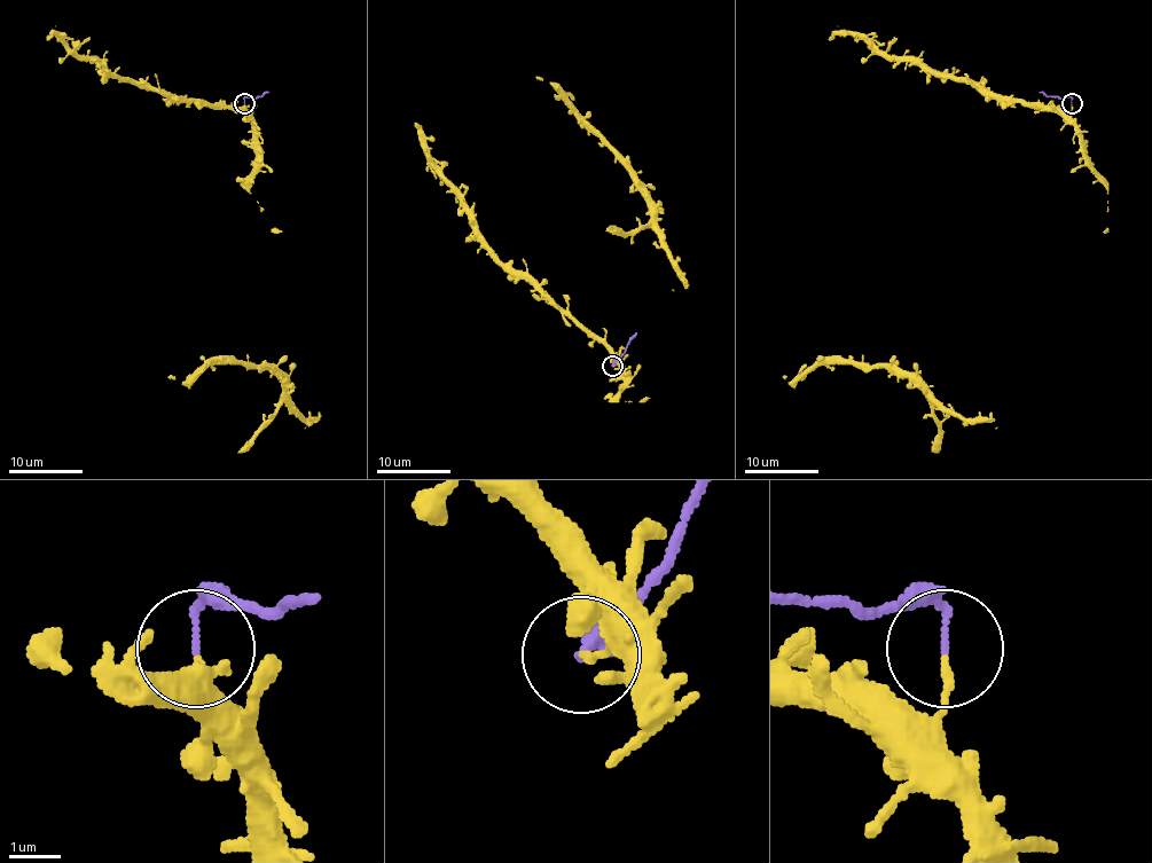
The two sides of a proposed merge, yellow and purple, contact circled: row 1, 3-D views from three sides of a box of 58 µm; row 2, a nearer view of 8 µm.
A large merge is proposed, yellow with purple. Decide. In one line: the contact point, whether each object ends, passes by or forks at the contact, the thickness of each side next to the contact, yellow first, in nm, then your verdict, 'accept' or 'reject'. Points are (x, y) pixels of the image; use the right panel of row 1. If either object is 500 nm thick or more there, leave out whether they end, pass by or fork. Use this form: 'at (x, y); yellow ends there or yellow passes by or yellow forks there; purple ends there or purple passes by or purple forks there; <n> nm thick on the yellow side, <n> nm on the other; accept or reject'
at (1072, 103); yellow ends there; purple ends there; 130 nm thick on the yellow side, 120 nm on the other; reject

